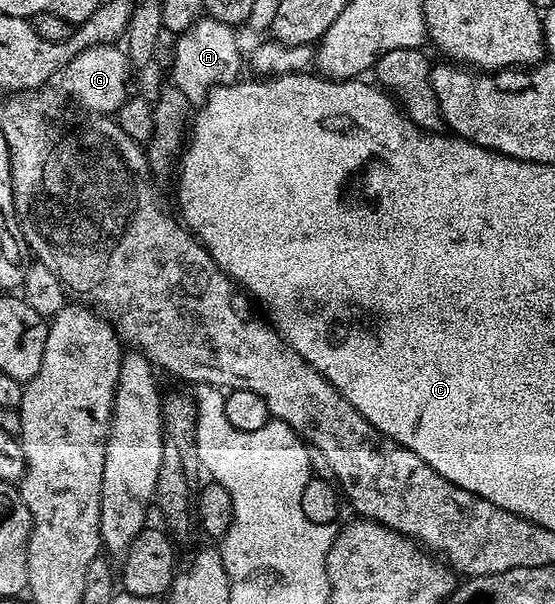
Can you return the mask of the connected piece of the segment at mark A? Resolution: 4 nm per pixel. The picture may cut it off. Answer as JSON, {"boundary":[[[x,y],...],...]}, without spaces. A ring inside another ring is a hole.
{"boundary":[[[199,19],[187,33],[174,39],[175,59],[171,62],[170,81],[190,100],[206,99],[217,86],[226,86],[238,79],[239,74],[239,42],[235,39],[236,31],[232,27],[221,24],[221,20]]]}

